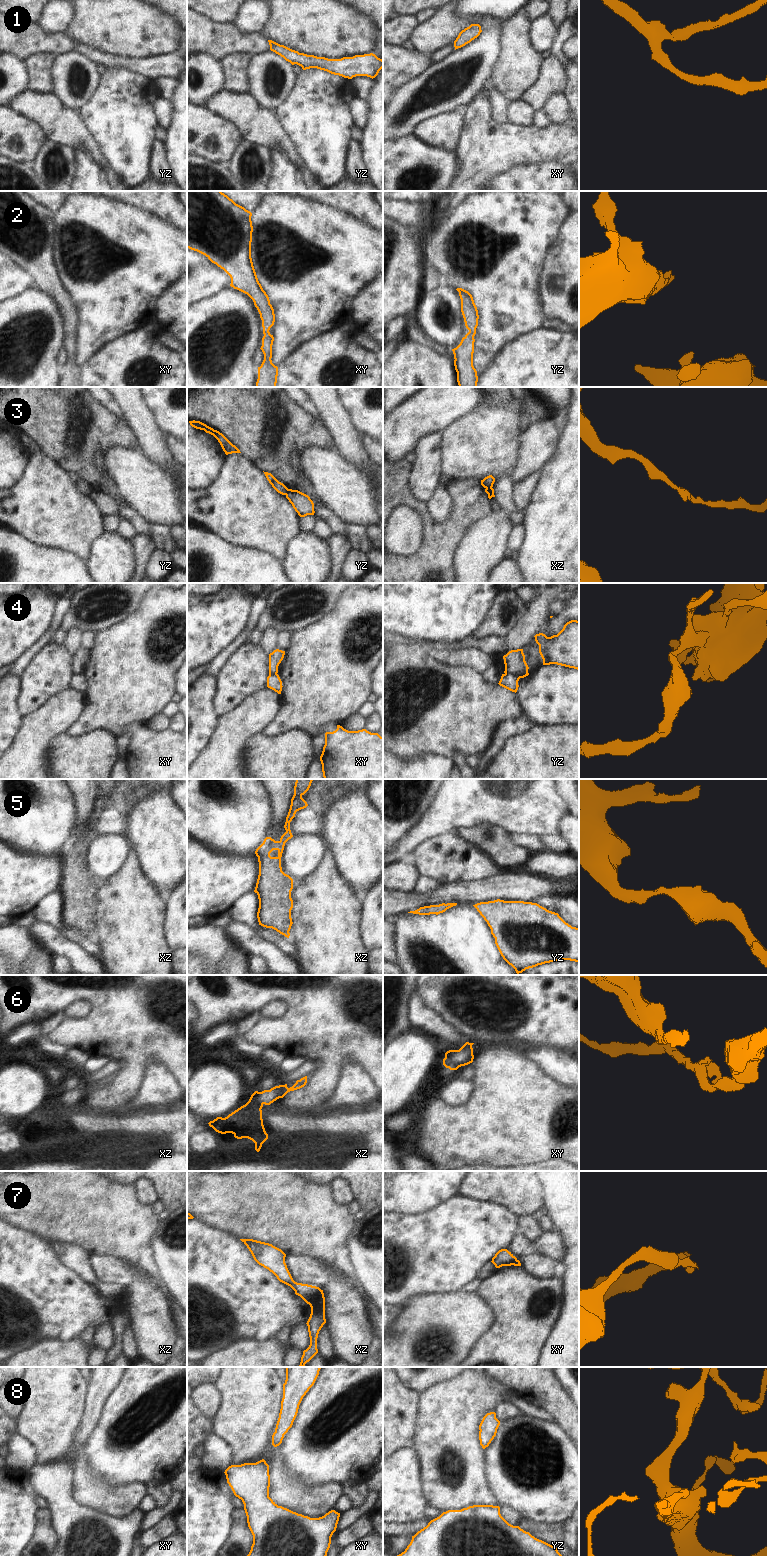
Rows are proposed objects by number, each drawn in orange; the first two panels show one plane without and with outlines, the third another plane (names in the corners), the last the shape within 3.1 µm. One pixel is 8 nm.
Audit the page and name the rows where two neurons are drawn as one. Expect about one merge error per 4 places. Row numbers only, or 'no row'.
3, 4, 7

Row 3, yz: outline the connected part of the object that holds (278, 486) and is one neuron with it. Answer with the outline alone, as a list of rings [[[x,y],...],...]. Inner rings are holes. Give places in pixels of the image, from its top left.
[[[263,471],[264,472],[264,471]],[[264,472],[267,480],[272,485],[272,487],[280,494],[286,495],[288,488],[281,482],[279,482],[271,473]]]

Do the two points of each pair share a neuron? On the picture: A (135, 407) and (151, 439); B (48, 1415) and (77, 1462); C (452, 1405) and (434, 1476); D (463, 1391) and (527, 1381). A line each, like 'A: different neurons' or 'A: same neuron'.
A: same neuron
B: same neuron
C: same neuron
D: different neurons

